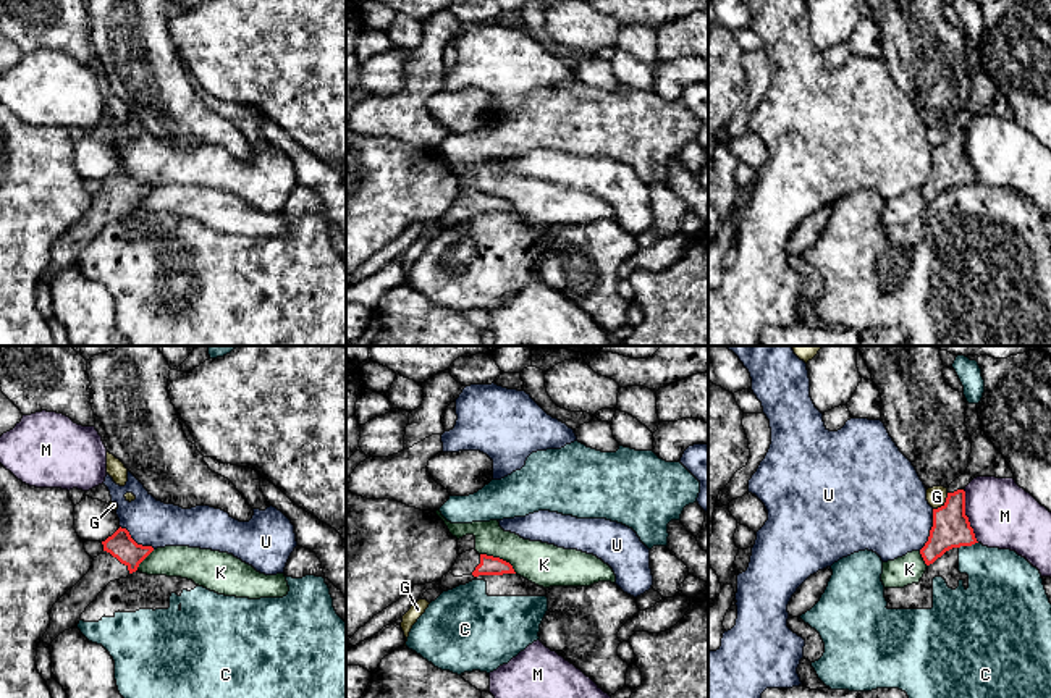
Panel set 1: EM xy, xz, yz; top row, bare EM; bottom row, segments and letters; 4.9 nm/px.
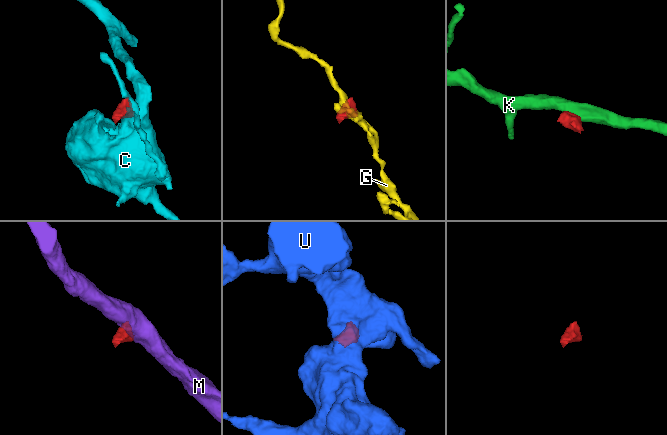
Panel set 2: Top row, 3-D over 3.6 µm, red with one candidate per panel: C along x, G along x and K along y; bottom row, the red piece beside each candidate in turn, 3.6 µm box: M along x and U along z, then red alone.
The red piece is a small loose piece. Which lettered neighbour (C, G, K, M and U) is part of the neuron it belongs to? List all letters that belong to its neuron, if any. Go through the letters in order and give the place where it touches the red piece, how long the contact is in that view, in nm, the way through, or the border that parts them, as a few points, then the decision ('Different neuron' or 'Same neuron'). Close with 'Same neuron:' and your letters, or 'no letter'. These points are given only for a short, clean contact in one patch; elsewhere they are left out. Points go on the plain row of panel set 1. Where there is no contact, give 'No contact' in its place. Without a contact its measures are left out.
C: Touches red at yz (967, 183). Shared border 100 nm. Boundary: yz (977, 180), (959, 186). Different neuron
G: Touches red at yz (945, 141). Shared border 120 nm. Boundary: yz (948, 131), (946, 138), (933, 147). Different neuron
K: Touches red at xz (498, 196). Shared border 200 nm. Boundary: xz (481, 191), (502, 196), (516, 210). Different neuron
M: Touches red at yz (966, 154). Shared border 280 nm. Boundary: yz (962, 128), (967, 159), (979, 180). Different neuron
U: Touches red at yz (930, 168). Shared border 220 nm. Boundary: yz (933, 147), (933, 163), (928, 178), (919, 188). Different neuron
Same neuron: no letter

